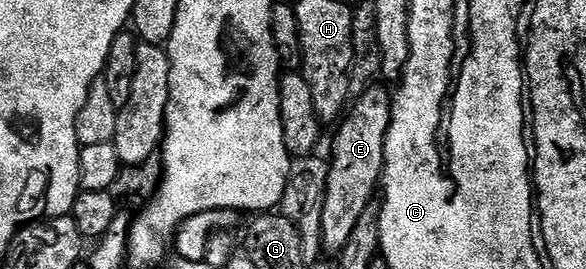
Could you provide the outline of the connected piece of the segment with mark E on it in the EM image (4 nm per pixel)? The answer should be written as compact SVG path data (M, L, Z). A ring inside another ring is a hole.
M374 84L363 95L355 97L337 127L334 155L328 158L330 171L322 221L322 244L327 251L341 252L344 244L348 244L348 236L352 236L360 216L364 216L364 208L375 201L374 189L379 189L382 181L386 165L386 137L394 104L391 91L380 85Z

